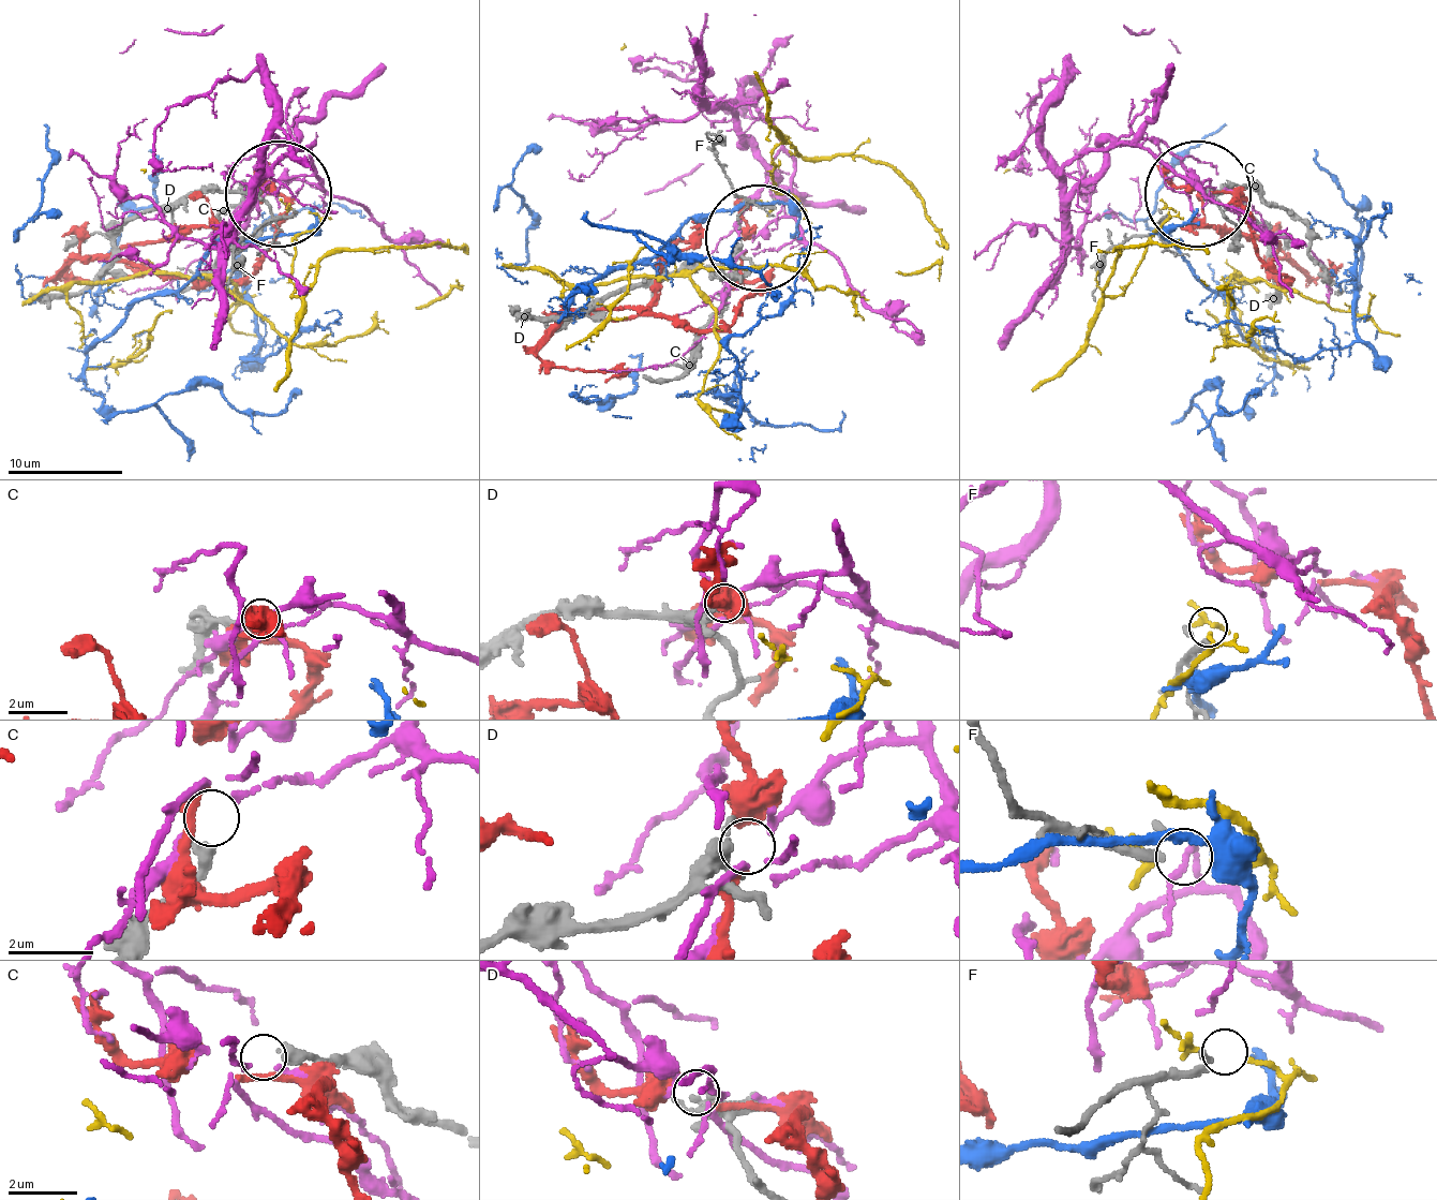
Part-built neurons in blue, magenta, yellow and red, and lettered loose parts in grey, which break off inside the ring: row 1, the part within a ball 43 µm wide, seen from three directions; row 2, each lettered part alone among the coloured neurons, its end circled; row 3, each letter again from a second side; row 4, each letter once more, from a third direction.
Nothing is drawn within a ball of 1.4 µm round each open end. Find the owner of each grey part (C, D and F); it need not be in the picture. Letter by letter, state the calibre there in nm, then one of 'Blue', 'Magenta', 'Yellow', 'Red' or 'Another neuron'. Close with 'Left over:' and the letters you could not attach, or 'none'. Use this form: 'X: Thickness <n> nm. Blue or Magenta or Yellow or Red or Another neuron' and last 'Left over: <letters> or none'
C: Thickness 320 nm. Another neuron
D: Thickness 280 nm. Another neuron
F: Thickness 200 nm. Another neuron
Left over: C, D, F

